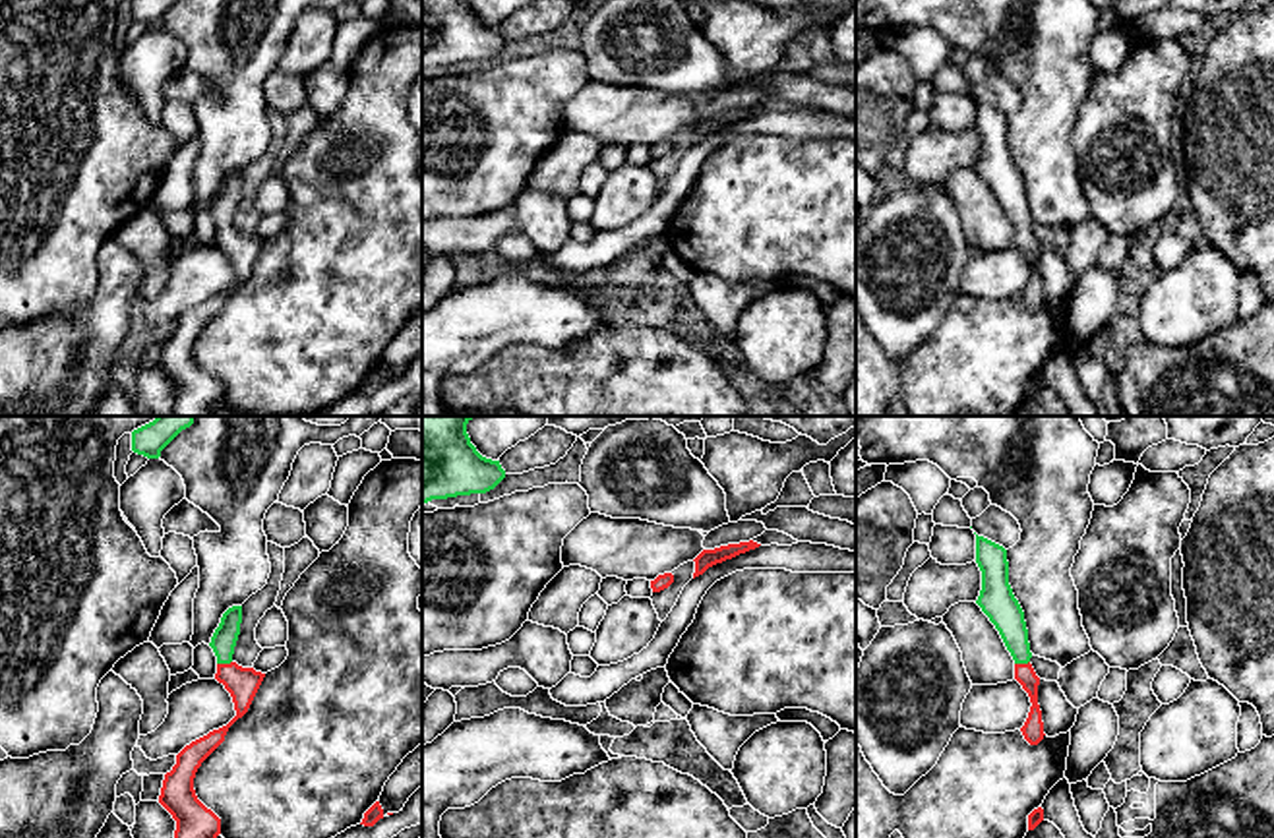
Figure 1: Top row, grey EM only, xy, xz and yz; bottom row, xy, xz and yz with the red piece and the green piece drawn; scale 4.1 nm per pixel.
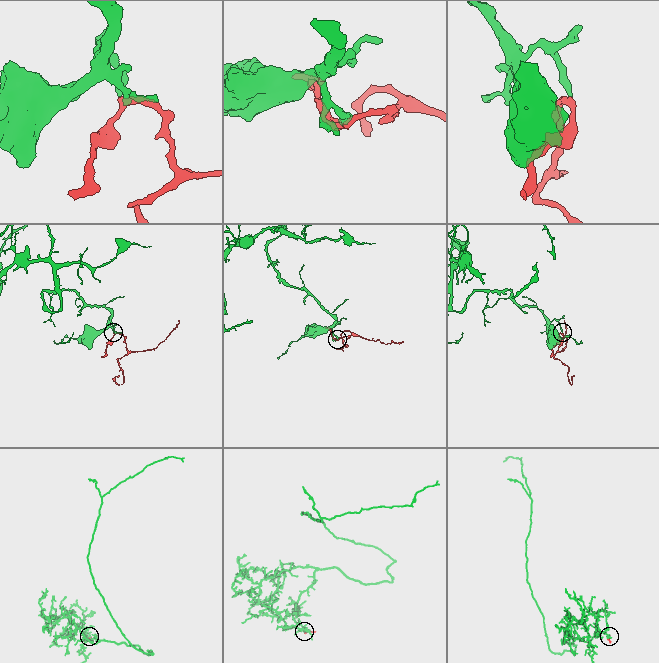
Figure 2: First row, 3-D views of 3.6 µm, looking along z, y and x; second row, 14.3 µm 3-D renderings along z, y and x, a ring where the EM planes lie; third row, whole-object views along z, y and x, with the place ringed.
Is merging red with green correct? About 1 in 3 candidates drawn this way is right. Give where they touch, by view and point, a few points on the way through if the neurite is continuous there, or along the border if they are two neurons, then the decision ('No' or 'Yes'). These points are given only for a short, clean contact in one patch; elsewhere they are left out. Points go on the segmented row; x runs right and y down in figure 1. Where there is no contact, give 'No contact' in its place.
Touches red at xy (223, 664). Path across: xy (242, 684), (223, 664), (223, 641). Yes

